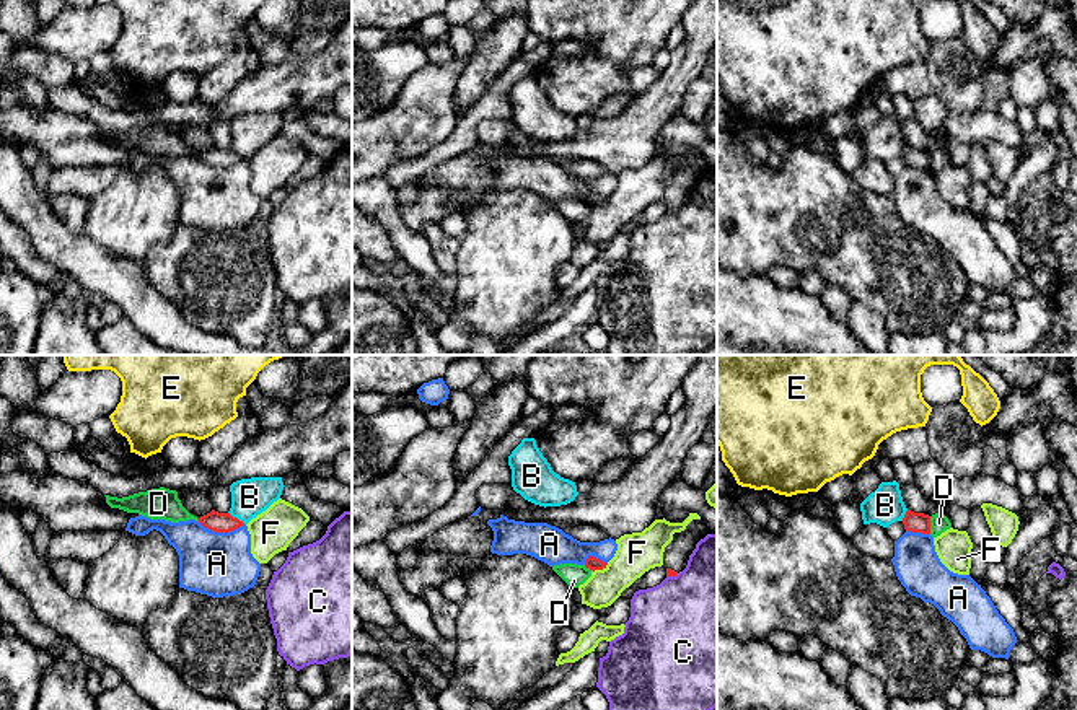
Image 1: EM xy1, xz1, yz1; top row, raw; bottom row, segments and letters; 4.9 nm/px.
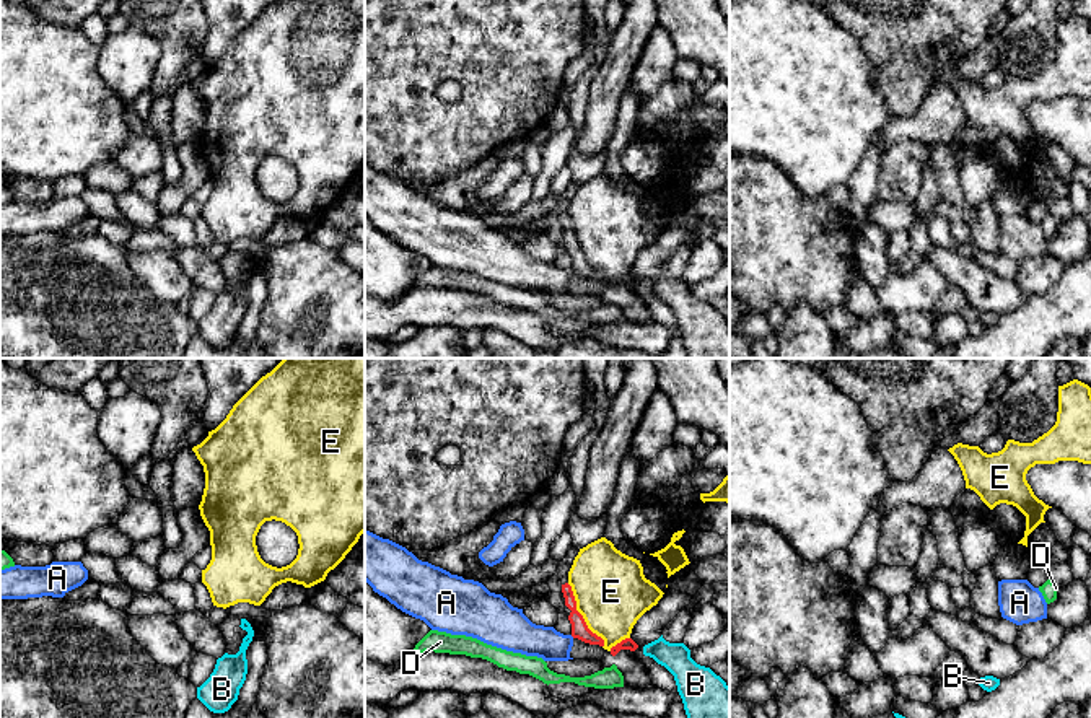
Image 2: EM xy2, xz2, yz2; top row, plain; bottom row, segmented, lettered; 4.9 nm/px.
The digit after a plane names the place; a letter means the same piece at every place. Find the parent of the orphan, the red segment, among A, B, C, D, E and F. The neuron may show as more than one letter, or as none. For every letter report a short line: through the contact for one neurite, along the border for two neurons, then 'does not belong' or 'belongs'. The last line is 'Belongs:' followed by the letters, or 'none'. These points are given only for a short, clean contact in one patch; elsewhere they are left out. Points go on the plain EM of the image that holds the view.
A: does not belong
B: does not belong
C: line xz1 (678, 209), (667, 212); does not belong
D: line yz1 (929, 152), (931, 168); does not belong
E: line xz2 (567, 218), (575, 245), (585, 259), (603, 275), (603, 282); does not belong
F: line xz1 (608, 199), (593, 207); does not belong
Belongs: none

